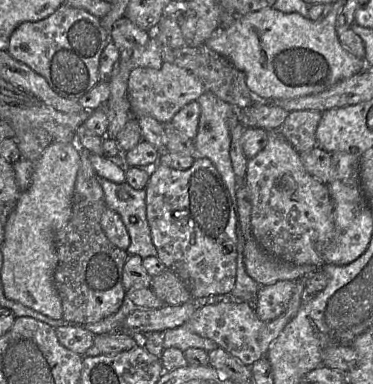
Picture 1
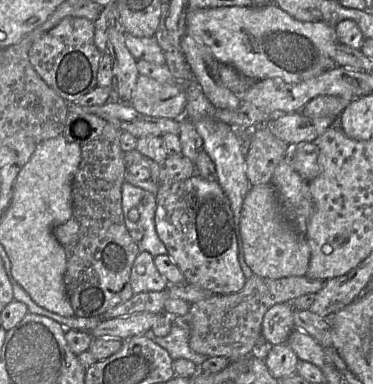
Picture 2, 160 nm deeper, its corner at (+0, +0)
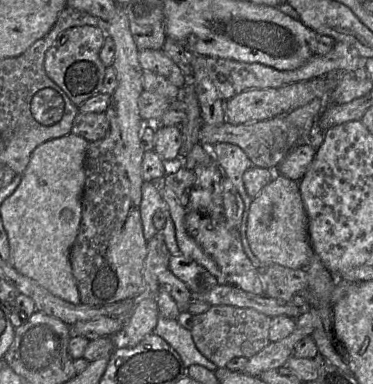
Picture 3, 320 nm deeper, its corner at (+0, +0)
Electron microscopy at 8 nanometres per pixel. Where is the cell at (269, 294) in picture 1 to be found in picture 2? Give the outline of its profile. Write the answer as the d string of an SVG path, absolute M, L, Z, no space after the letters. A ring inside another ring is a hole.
M279 303L268 309L263 317L262 339L268 346L286 344L294 329L292 303Z

